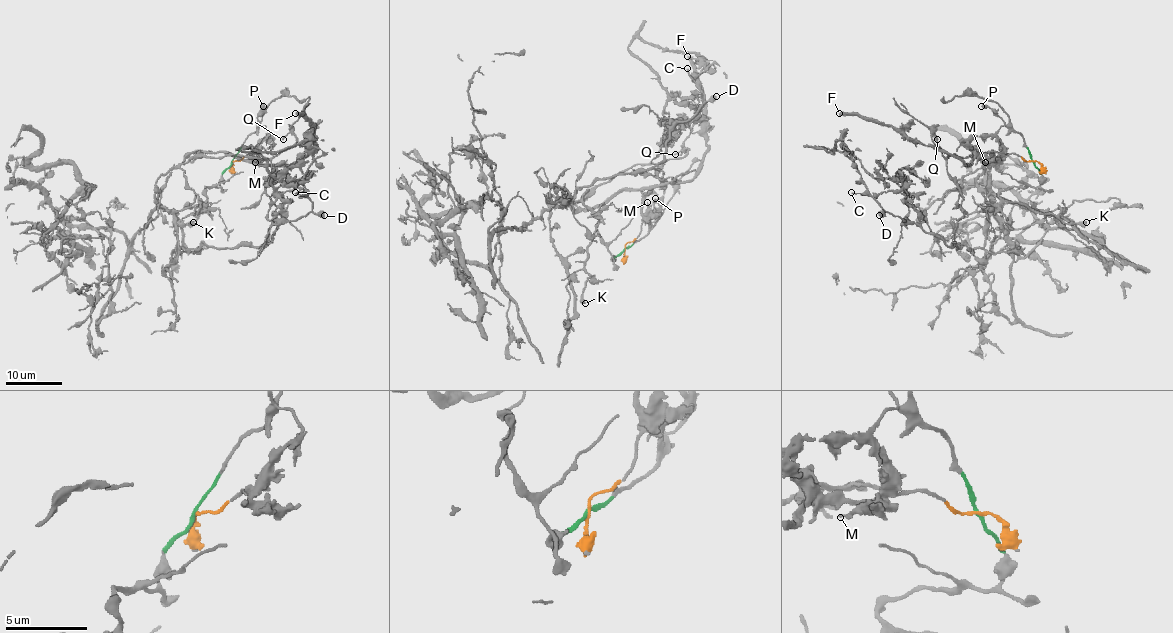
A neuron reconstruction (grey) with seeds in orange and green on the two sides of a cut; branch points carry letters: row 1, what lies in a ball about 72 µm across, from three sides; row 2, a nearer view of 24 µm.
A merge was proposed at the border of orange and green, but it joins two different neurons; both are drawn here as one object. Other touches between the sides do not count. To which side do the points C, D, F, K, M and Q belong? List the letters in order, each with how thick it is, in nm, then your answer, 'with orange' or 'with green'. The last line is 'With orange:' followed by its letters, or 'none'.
C: 170 nm | with green
D: 550 nm | with green
F: 360 nm | with orange
K: 440 nm | with green
M: 240 nm | with orange
Q: 160 nm | with green
With orange: F, M

